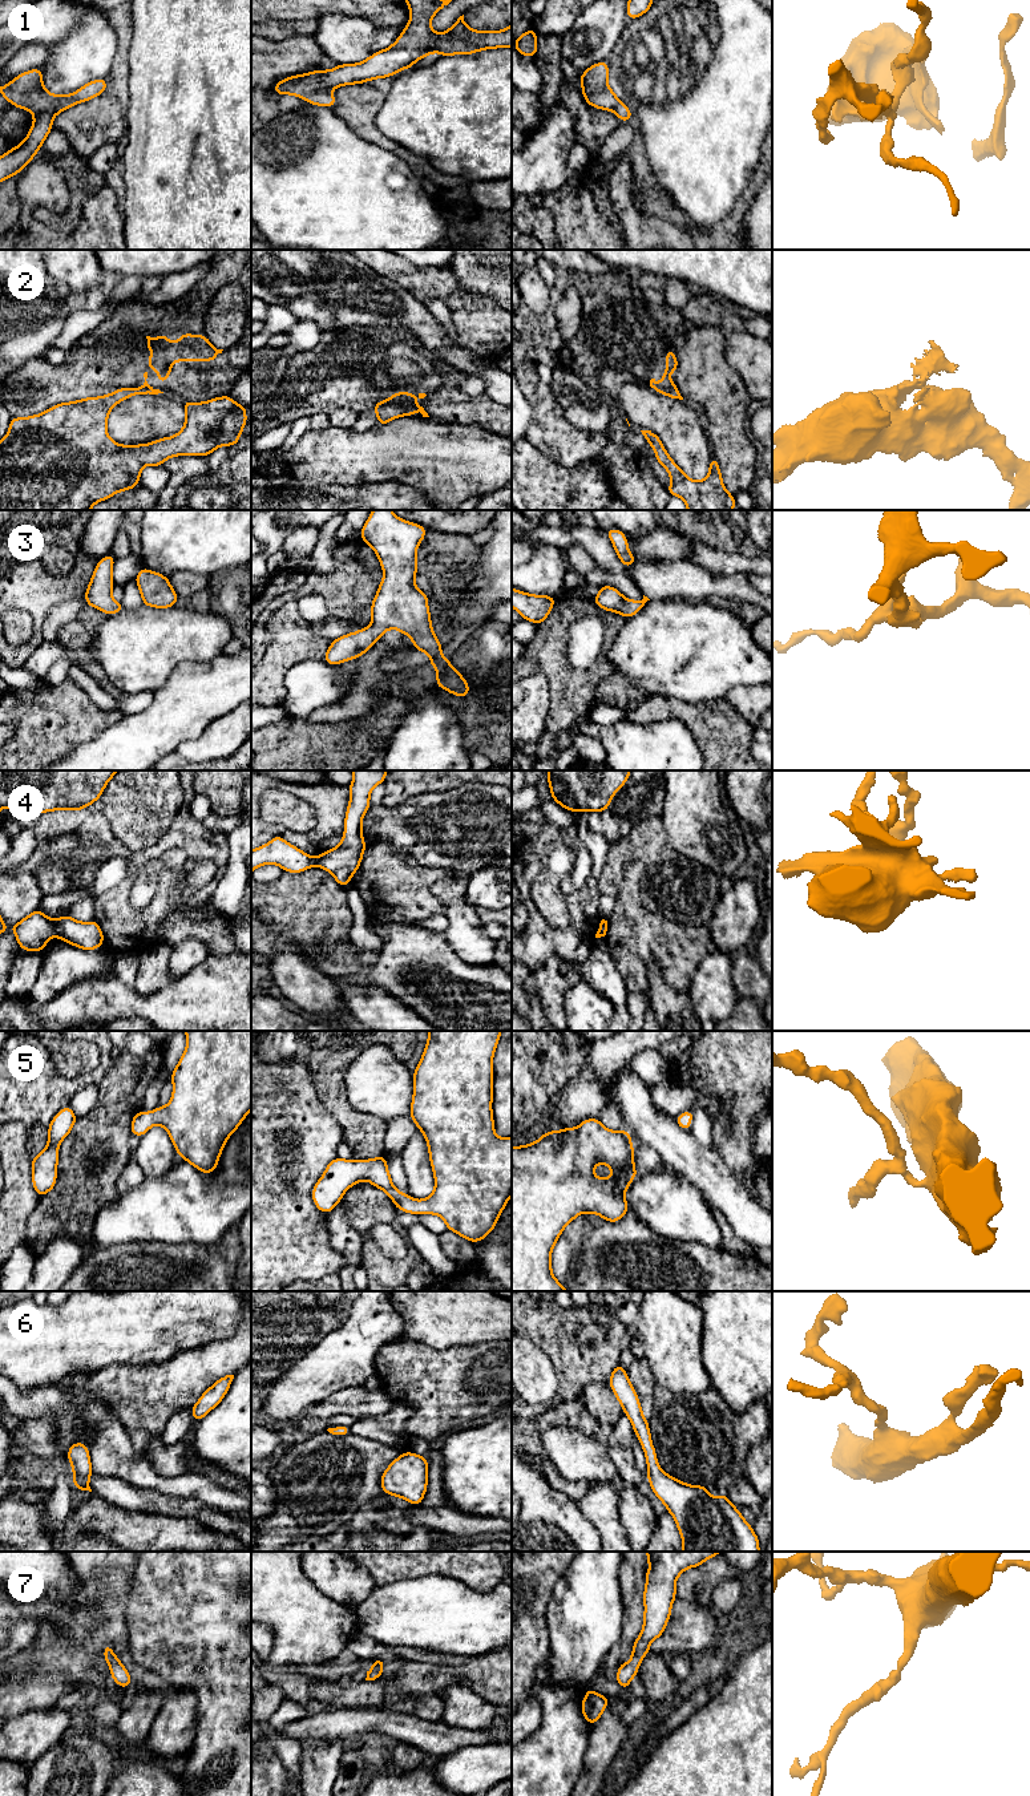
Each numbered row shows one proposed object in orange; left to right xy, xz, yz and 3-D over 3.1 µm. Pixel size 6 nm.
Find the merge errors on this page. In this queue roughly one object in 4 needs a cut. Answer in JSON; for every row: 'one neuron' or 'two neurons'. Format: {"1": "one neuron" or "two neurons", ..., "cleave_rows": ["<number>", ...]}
{"1": "one neuron", "2": "two neurons", "3": "one neuron", "4": "two neurons", "5": "one neuron", "6": "one neuron", "7": "one neuron", "cleave_rows": ["2", "4"]}

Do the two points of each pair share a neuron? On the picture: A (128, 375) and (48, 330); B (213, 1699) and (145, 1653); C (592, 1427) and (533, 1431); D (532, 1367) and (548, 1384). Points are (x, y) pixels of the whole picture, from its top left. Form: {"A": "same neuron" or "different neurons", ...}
{"A": "different neurons", "B": "same neuron", "C": "same neuron", "D": "same neuron"}

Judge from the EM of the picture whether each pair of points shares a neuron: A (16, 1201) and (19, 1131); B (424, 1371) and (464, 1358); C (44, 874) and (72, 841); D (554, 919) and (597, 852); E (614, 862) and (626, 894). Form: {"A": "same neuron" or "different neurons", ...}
{"A": "same neuron", "B": "same neuron", "C": "different neurons", "D": "different neurons", "E": "different neurons"}

